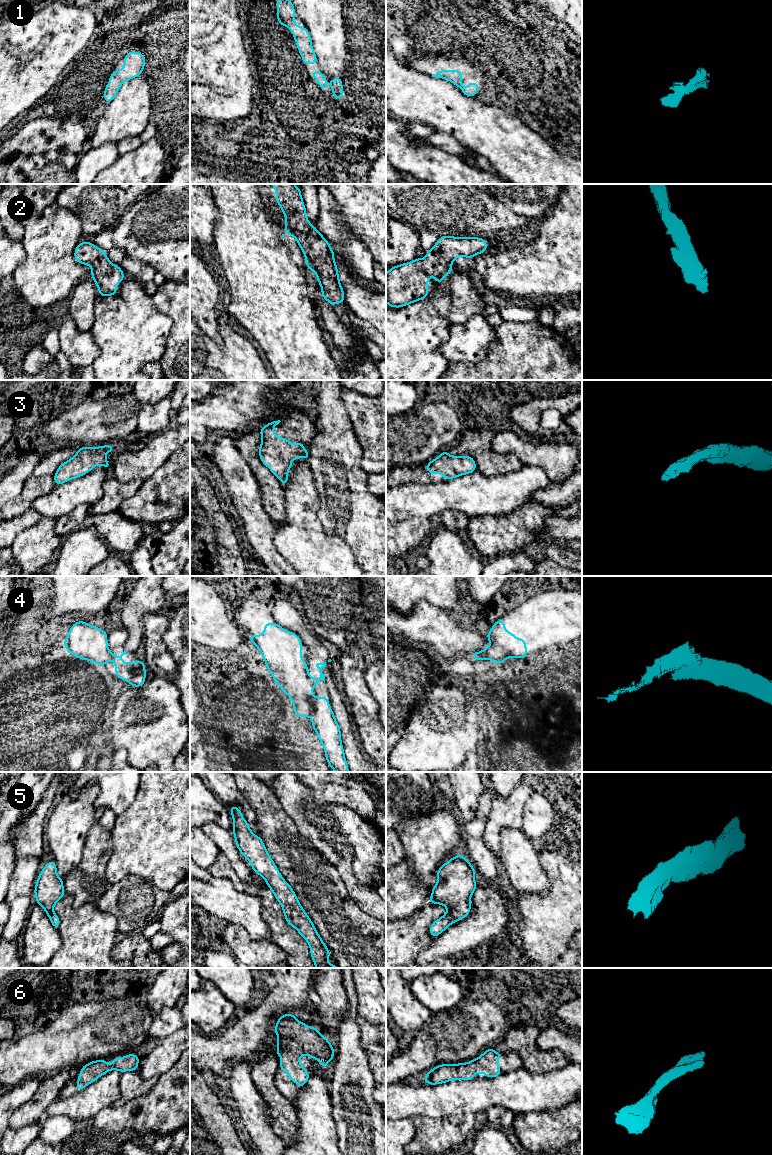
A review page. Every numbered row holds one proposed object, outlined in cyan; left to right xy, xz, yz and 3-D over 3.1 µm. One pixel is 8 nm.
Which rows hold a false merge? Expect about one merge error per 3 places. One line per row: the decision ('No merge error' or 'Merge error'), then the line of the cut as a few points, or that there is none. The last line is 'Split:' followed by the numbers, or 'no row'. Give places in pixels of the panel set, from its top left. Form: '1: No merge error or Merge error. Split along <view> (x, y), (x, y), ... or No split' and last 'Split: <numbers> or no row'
1: No merge error. No split
2: No merge error. No split
3: No merge error. No split
4: Merge error. Split along xz (306, 668), (306, 677), (311, 685)
5: No merge error. No split
6: No merge error. No split
Split: 4

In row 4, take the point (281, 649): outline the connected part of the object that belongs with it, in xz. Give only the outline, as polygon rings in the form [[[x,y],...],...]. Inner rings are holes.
[[[265,623],[263,630],[263,635],[250,635],[248,641],[260,650],[266,669],[292,699],[296,717],[312,717],[313,689],[306,675],[307,662],[302,660],[301,639],[277,623]]]

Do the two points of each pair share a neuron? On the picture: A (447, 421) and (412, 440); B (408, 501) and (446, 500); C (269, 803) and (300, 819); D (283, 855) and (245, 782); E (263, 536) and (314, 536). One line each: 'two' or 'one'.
A: one
B: one
C: two
D: one
E: two

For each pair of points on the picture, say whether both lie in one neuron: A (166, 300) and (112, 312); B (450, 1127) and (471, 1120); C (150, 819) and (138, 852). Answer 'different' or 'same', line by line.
A: different
B: same
C: same

